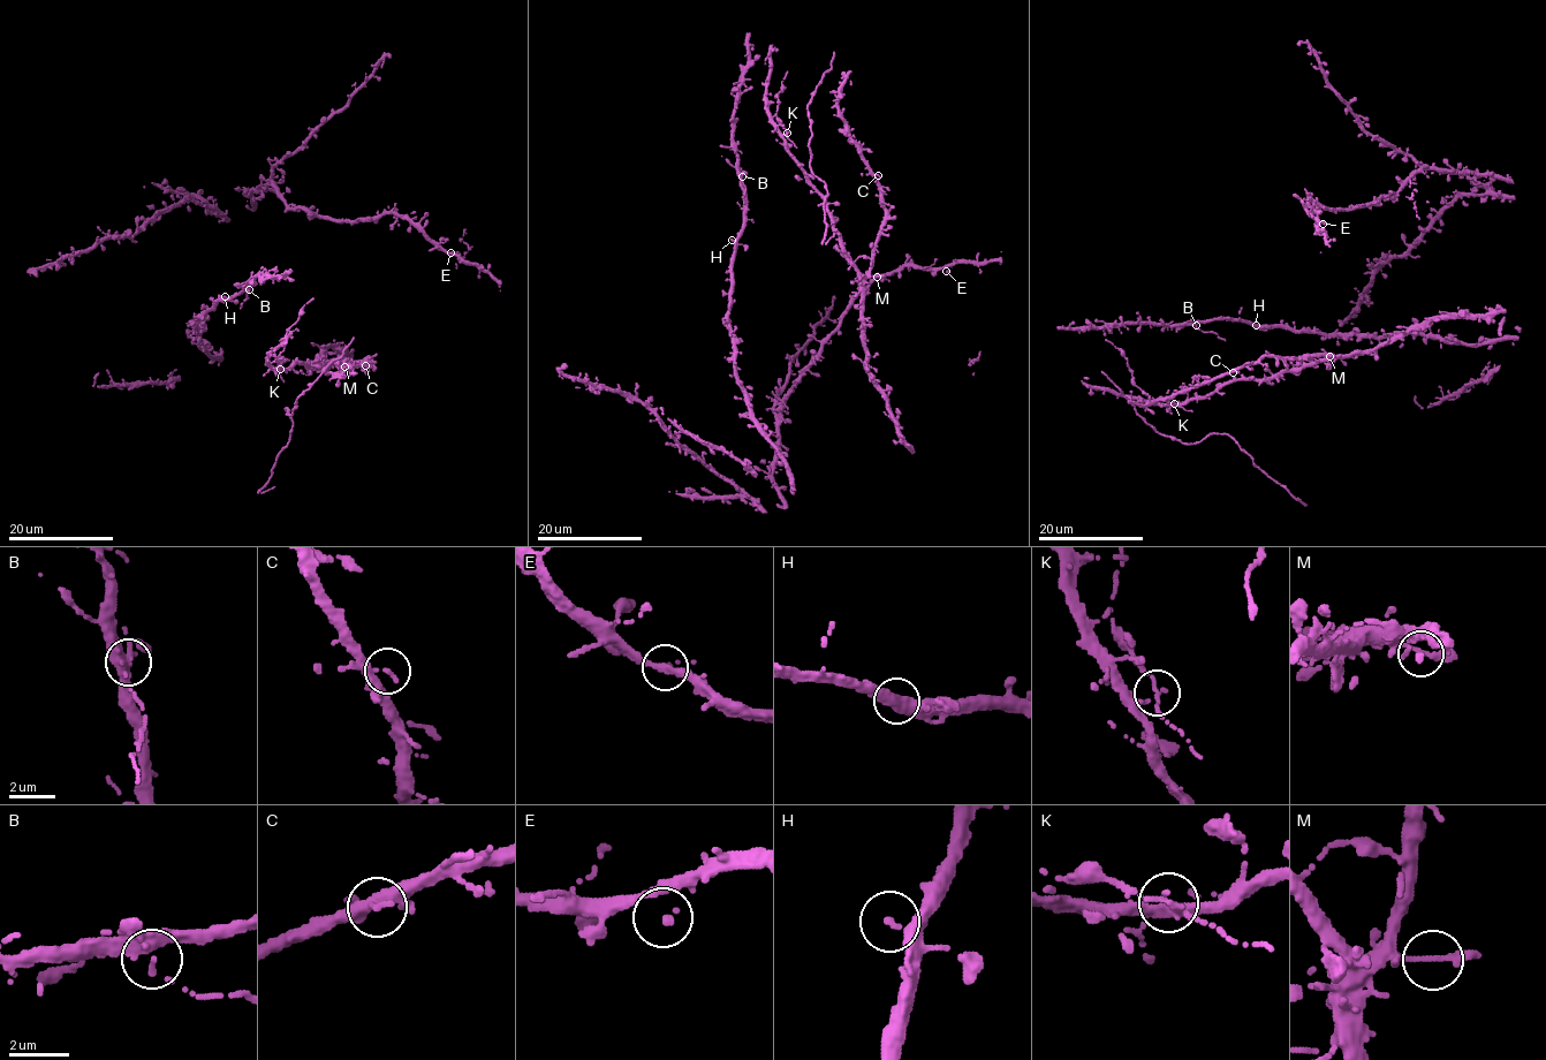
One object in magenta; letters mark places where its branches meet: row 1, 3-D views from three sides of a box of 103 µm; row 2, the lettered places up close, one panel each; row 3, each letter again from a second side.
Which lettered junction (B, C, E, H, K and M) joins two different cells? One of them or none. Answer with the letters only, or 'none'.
K

